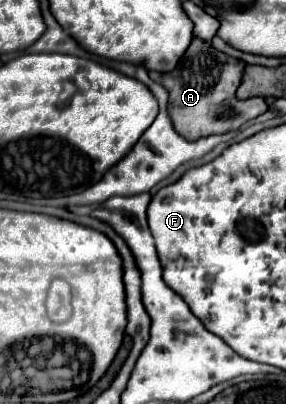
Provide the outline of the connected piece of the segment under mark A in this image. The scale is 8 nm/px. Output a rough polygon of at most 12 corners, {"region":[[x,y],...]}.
{"region":[[193,38],[173,72],[173,128],[189,140],[239,130],[263,98],[237,100],[243,60]]}

